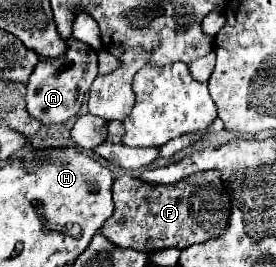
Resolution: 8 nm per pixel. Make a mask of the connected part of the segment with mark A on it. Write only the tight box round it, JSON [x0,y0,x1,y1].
[27,41,97,125]

